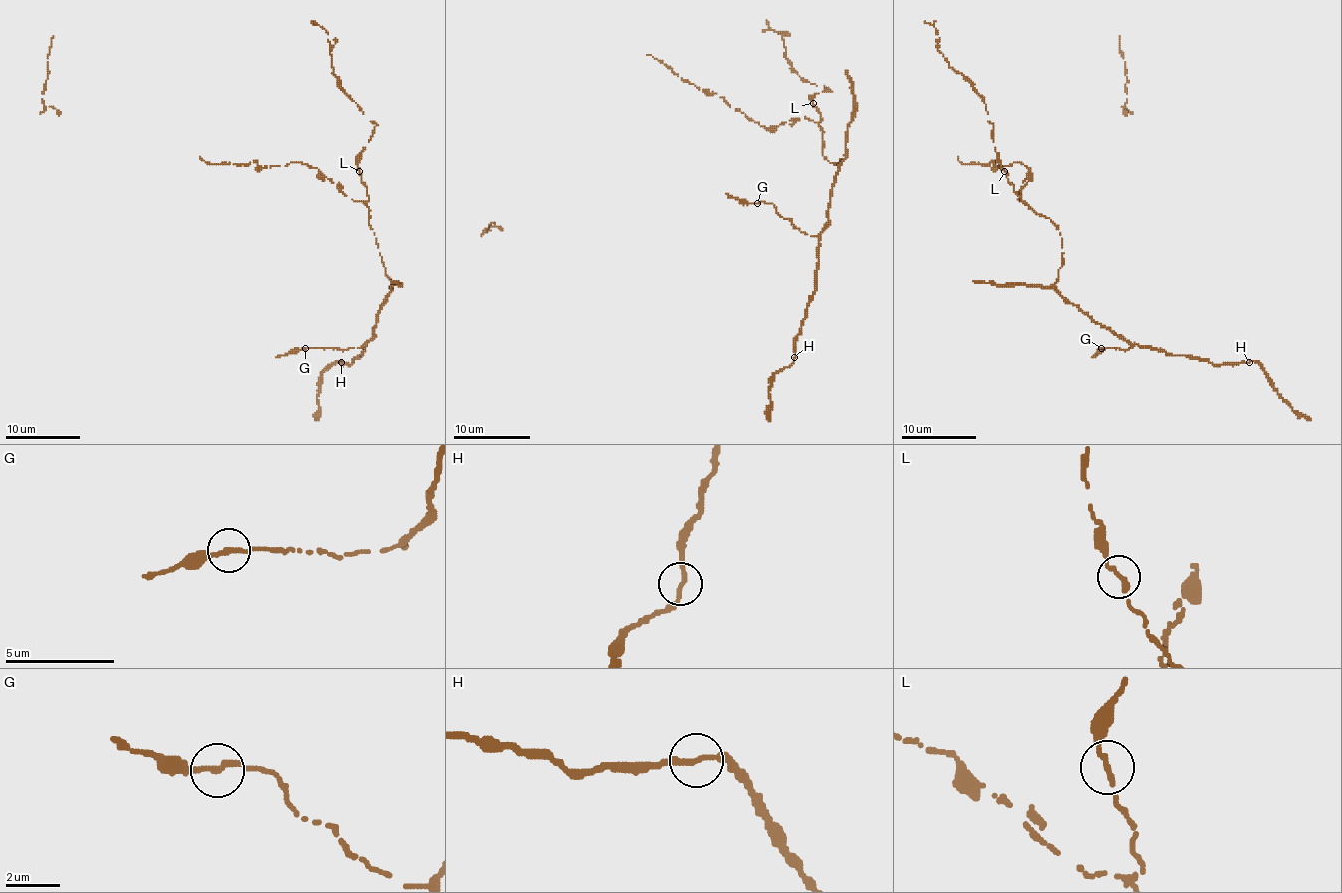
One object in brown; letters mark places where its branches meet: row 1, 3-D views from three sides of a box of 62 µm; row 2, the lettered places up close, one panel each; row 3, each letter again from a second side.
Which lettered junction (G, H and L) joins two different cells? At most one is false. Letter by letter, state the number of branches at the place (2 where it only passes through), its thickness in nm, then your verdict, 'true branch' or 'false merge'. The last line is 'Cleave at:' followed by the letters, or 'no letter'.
G: branches 2; calibre 220 nm; true branch
H: branches 2; calibre 220 nm; true branch
L: branches 2; calibre 220 nm; true branch
Cleave at: no letter

